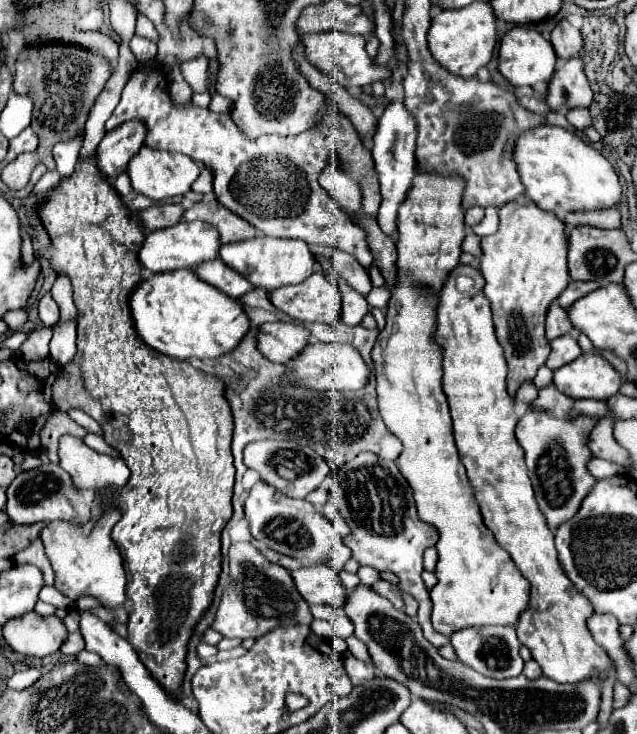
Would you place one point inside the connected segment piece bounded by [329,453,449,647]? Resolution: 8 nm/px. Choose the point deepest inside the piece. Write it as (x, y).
(375, 500)

